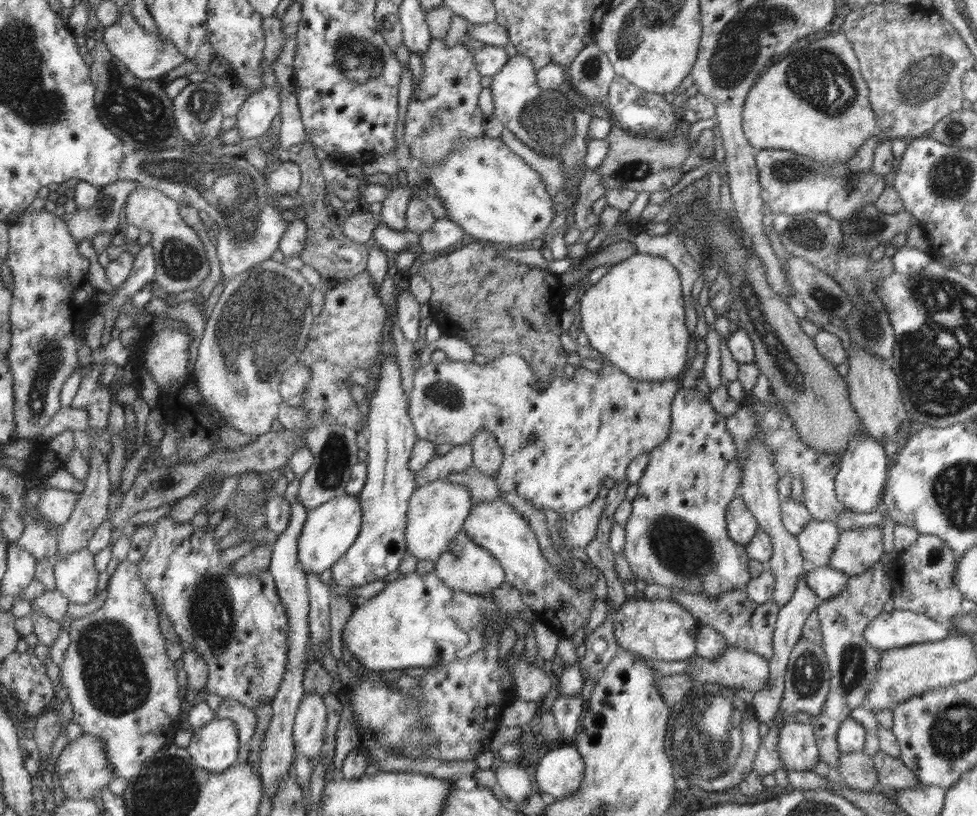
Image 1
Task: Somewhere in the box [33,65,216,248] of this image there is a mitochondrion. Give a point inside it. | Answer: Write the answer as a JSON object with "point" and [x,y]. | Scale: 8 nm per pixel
{"point":[136,114]}

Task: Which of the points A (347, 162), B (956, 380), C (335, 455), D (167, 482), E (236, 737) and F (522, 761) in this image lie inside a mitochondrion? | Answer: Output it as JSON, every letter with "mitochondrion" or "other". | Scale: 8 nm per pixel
{"A":"other","B":"mitochondrion","C":"mitochondrion","D":"other","E":"other","F":"other"}

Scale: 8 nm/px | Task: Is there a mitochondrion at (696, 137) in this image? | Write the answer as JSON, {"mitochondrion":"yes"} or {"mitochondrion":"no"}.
{"mitochondrion":"no"}

